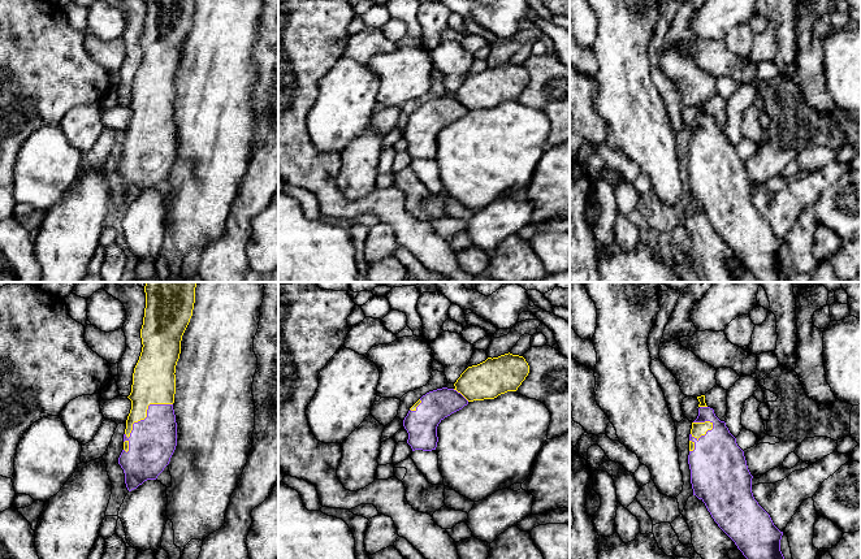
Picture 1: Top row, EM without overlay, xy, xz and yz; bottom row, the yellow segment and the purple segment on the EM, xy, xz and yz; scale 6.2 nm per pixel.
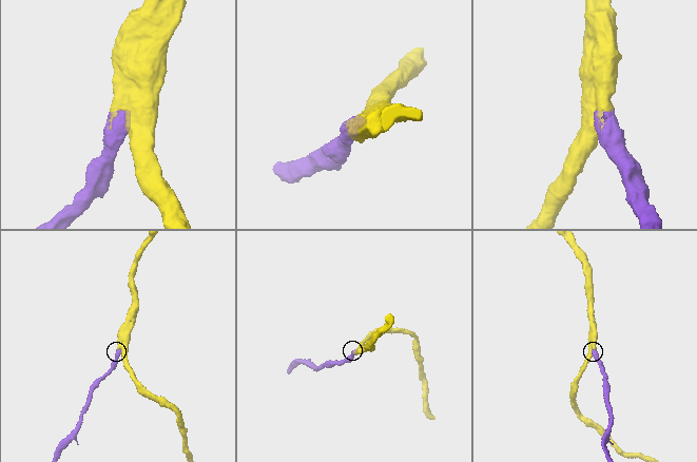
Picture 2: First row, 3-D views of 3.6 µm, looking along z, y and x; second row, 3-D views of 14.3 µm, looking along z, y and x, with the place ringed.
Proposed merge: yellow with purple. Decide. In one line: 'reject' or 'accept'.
accept

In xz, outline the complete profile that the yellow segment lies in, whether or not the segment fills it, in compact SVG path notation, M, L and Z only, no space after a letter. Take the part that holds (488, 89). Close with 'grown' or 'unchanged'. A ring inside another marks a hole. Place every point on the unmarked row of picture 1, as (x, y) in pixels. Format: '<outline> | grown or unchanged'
M505 62L488 66L468 75L454 92L454 98L437 98L423 104L408 120L403 135L412 160L436 159L438 133L470 110L494 108L507 100L516 100L529 82L523 65Z | grown

